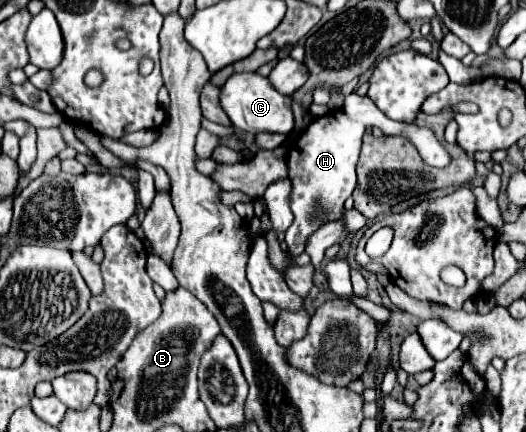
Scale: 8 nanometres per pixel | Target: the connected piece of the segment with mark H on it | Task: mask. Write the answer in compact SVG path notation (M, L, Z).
M350 93L342 109L334 109L322 117L316 117L288 151L286 163L288 163L288 177L292 181L292 191L288 201L294 213L294 223L286 231L286 245L292 255L300 255L304 251L304 243L308 235L314 233L322 223L340 219L344 201L352 195L356 187L356 161L360 155L362 137L372 127L378 127L384 135L408 137L422 153L422 159L426 159L426 163L432 167L444 167L450 163L450 155L436 141L430 129L392 121L384 113L380 113L368 97Z

